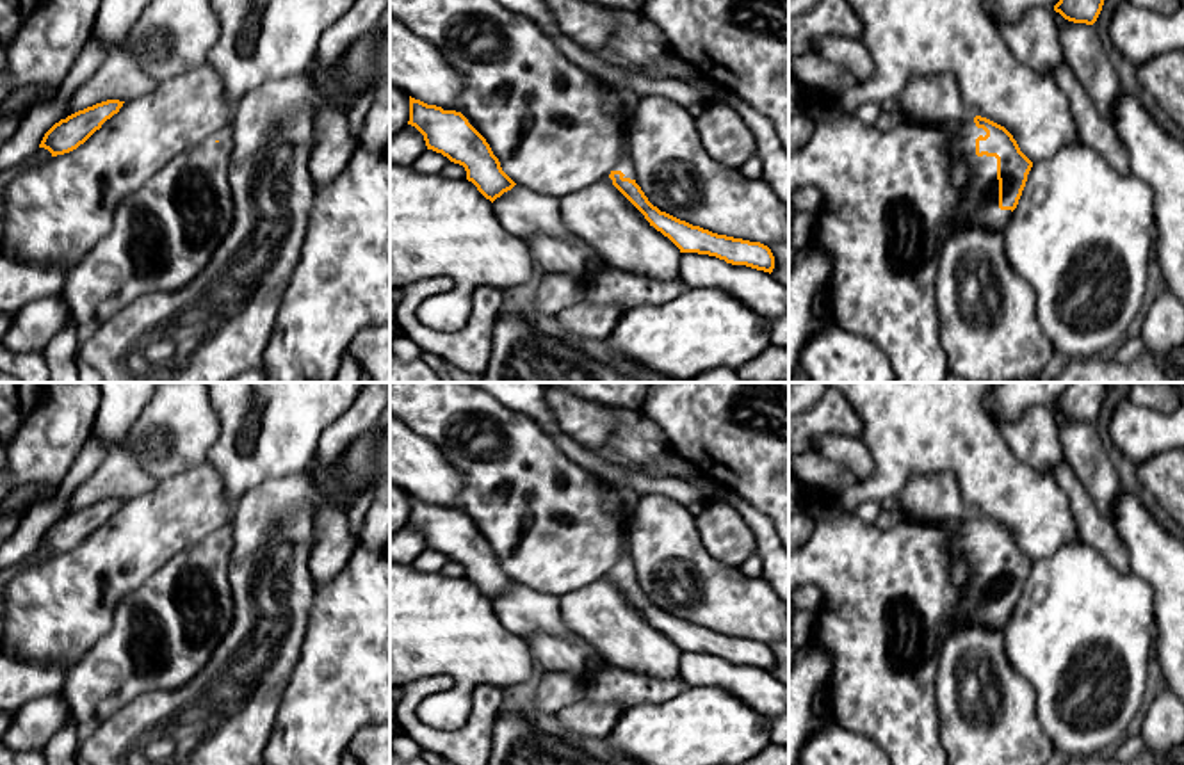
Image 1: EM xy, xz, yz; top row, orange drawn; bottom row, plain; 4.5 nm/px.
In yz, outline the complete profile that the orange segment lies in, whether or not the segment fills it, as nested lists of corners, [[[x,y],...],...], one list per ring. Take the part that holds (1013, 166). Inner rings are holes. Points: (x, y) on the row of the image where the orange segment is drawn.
[[[855,114],[814,125],[812,139],[789,153],[789,194],[812,185],[823,196],[815,213],[814,242],[831,258],[831,276],[824,288],[830,317],[842,329],[864,336],[888,358],[894,382],[945,382],[947,356],[940,343],[940,313],[937,302],[937,269],[947,237],[967,224],[1001,231],[1017,208],[1033,162],[1020,151],[1013,135],[1001,125],[976,116],[956,135],[933,126],[901,121],[881,132],[862,123]],[[961,157],[970,181],[958,190],[951,180],[951,160]]]

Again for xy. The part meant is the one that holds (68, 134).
[[[107,100],[61,119],[45,133],[39,148],[48,149],[52,157],[77,149],[100,130],[107,119],[118,114],[123,103],[125,101],[119,100]]]

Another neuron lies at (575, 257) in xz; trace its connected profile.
[[[538,233],[529,237],[527,244],[547,274],[570,274],[588,285],[607,267],[596,247],[580,237],[557,238]]]

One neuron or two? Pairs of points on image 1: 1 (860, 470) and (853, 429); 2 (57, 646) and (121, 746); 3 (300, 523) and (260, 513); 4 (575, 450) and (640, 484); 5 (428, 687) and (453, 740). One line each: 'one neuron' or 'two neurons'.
1: two neurons
2: two neurons
3: one neuron
4: one neuron
5: one neuron

